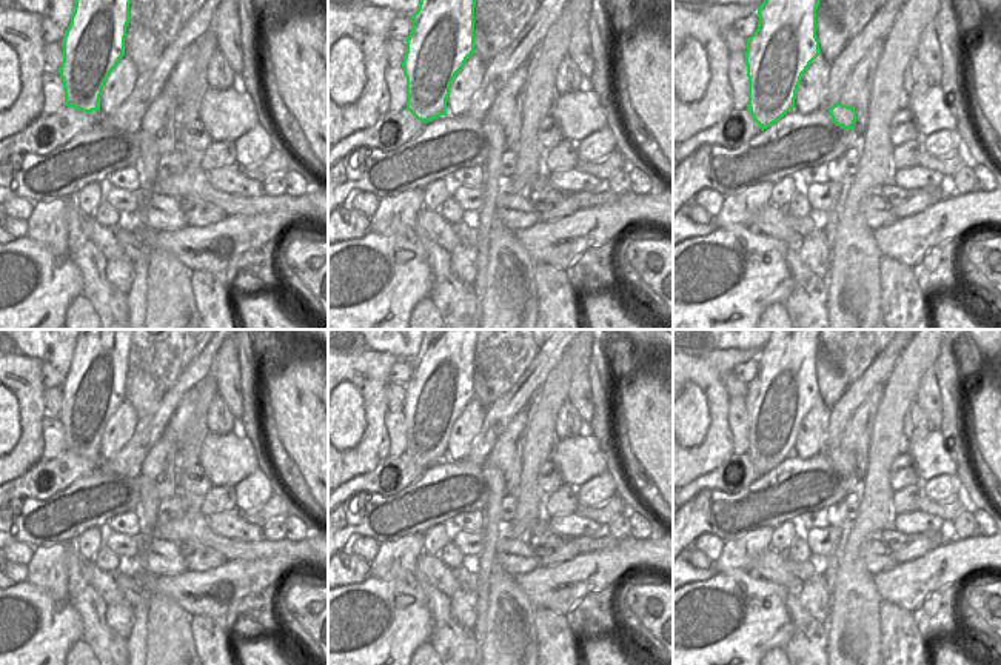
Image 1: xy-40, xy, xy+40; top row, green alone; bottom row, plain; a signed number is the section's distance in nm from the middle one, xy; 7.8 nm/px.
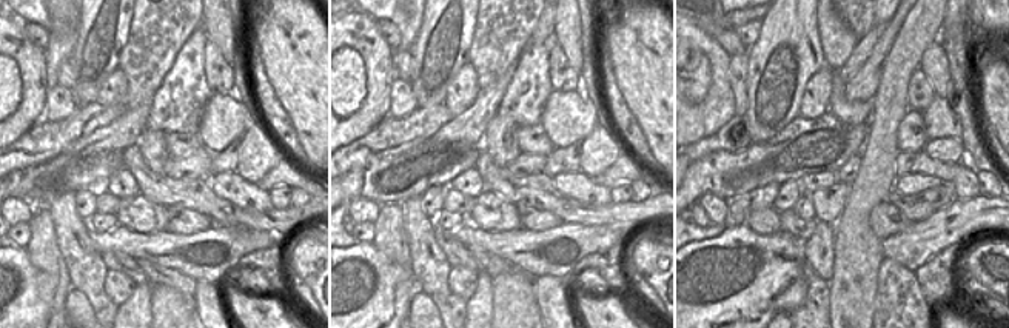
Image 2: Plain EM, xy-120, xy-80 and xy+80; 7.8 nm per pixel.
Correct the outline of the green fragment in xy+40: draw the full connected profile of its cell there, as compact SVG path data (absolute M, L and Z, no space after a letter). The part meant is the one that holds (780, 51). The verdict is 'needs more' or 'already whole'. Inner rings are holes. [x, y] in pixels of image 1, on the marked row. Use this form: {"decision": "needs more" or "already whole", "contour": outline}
{"decision": "already whole", "contour": "M764 0L759 25L747 38L748 105L764 131L793 111L802 74L821 55L816 37L819 0Z"}

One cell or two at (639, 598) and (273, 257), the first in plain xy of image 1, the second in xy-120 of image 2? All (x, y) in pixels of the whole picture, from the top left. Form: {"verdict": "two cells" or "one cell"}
{"verdict": "two cells"}

